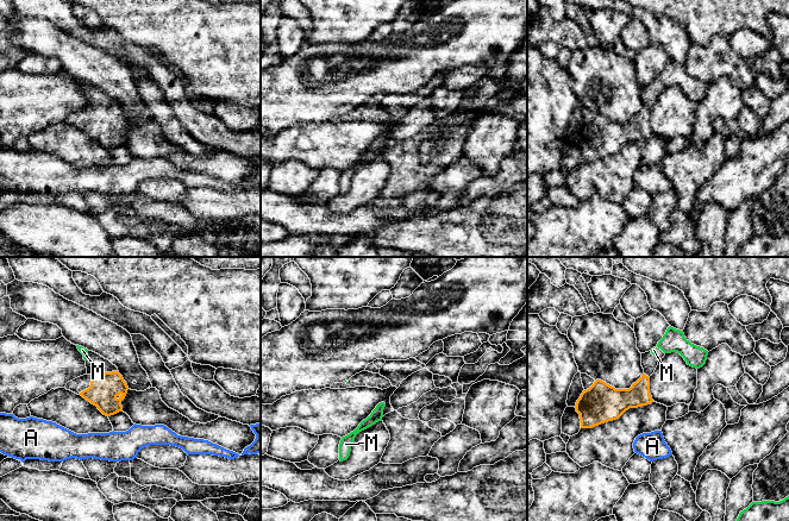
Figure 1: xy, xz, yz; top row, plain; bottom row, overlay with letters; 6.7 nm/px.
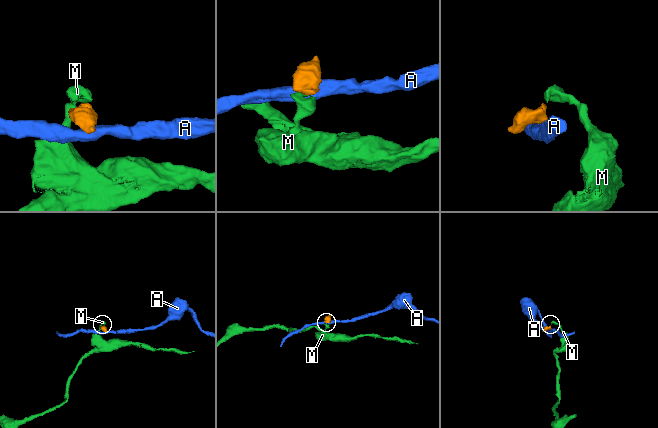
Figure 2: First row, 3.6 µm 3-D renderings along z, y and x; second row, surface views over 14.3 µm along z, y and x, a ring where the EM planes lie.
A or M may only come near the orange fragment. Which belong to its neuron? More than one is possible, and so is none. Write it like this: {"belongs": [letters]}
{"belongs": ["M"]}

